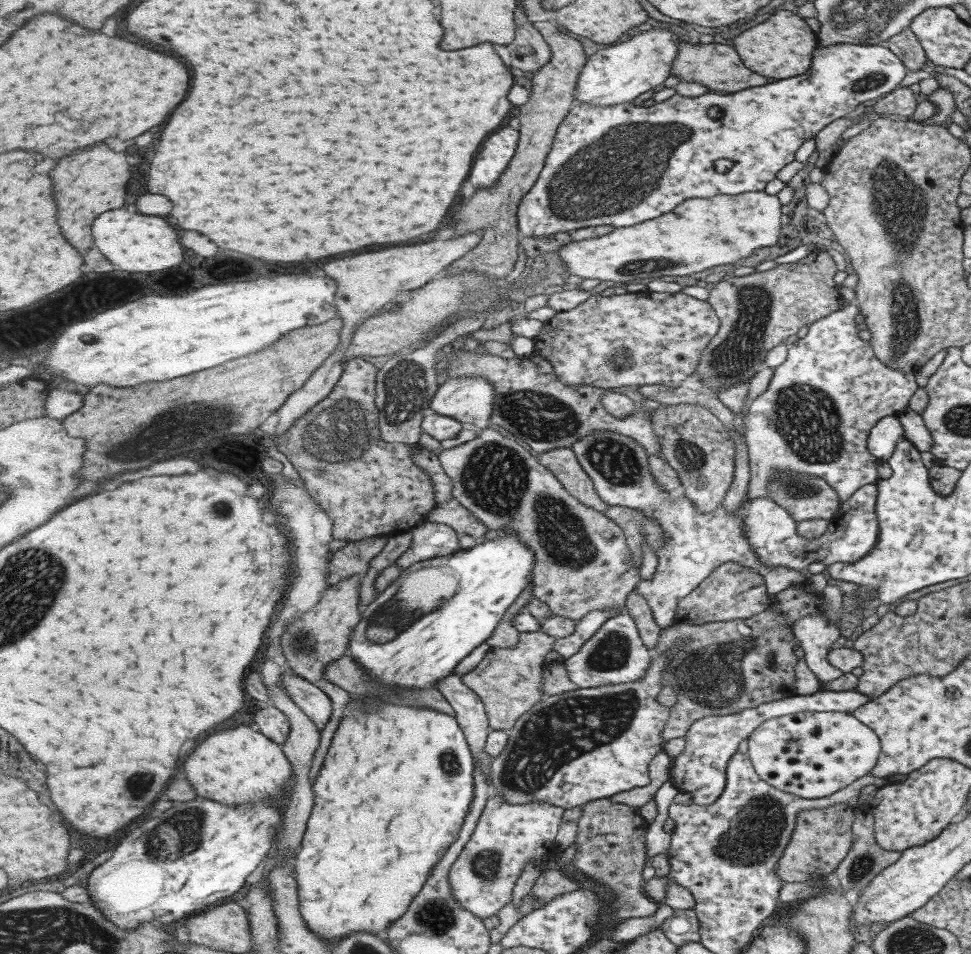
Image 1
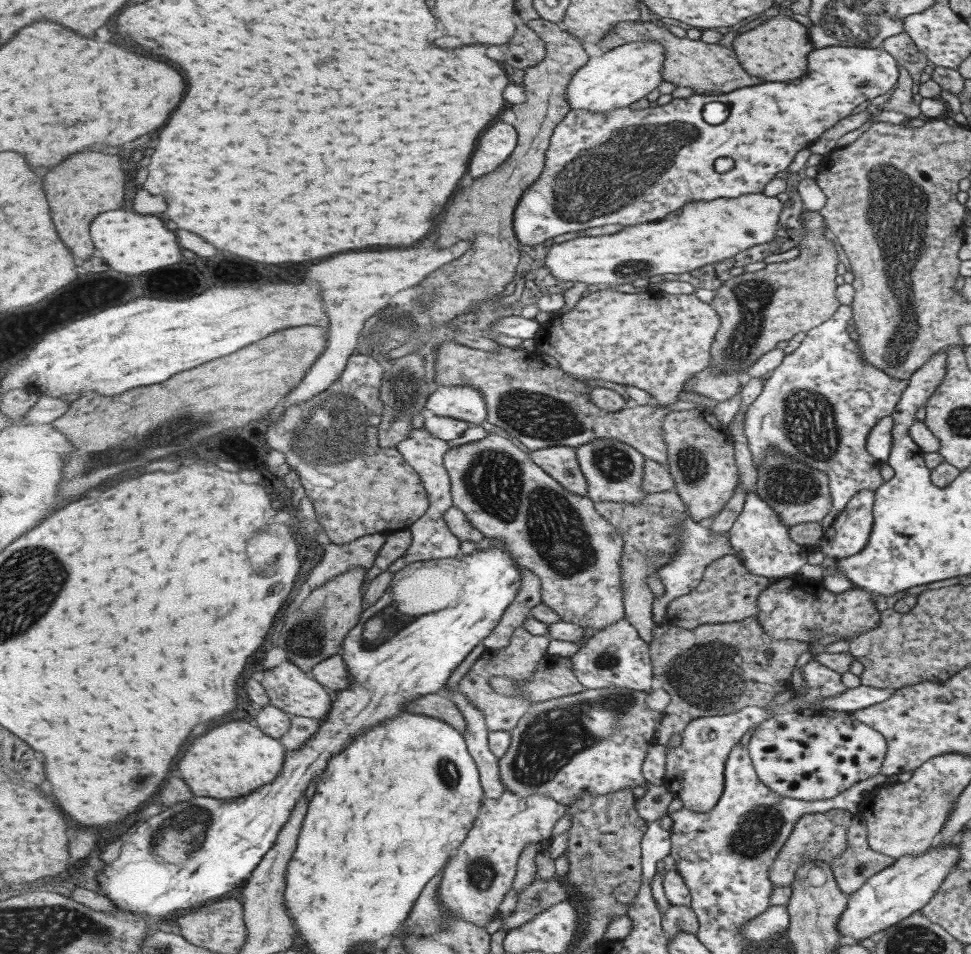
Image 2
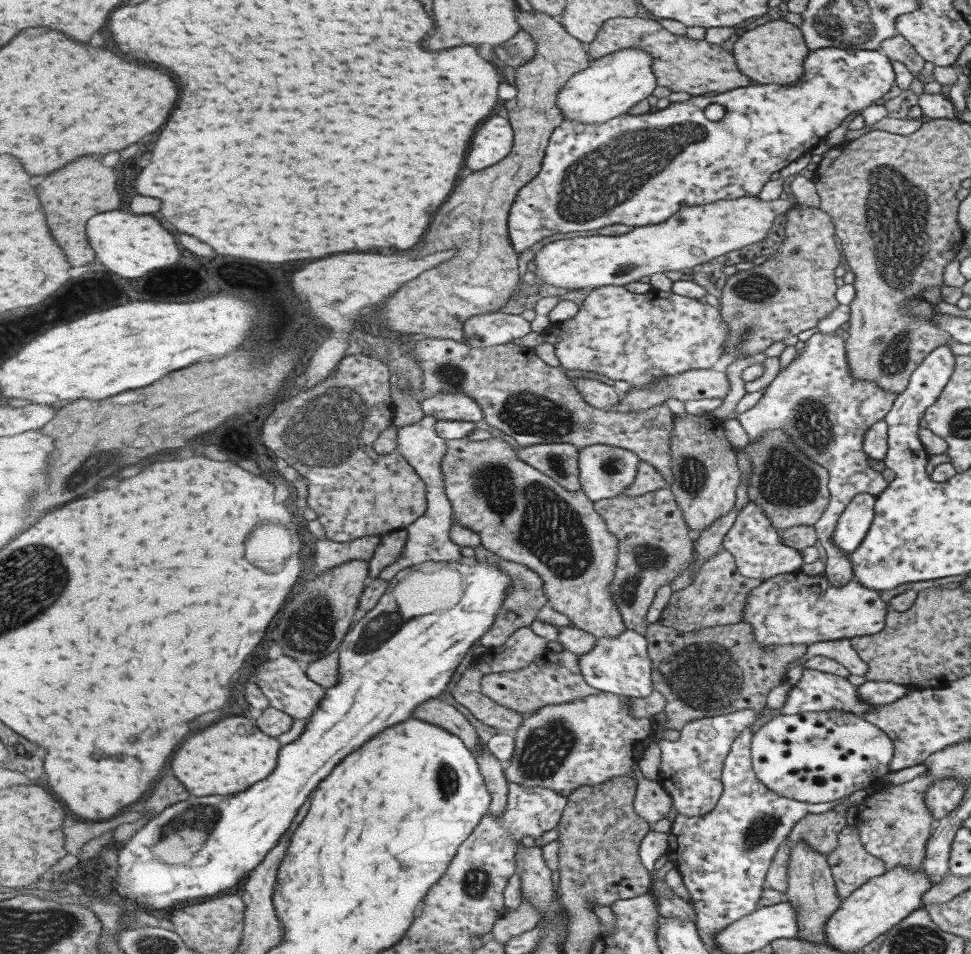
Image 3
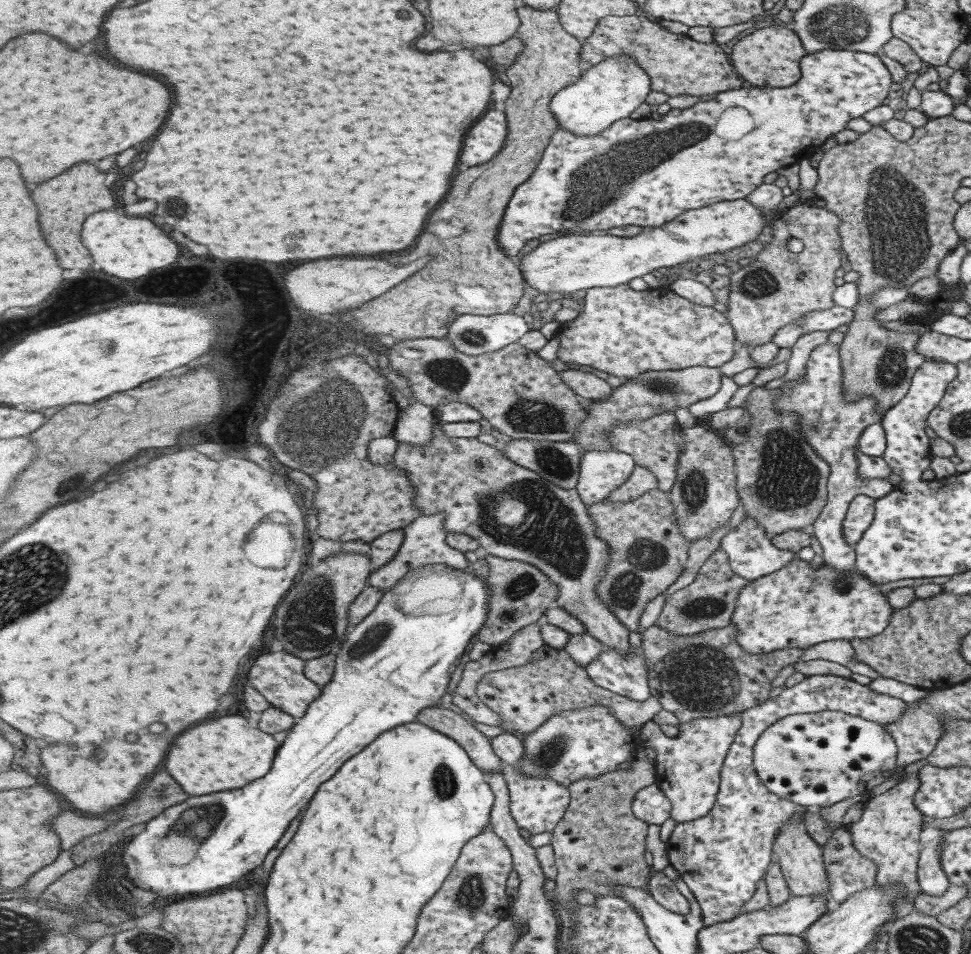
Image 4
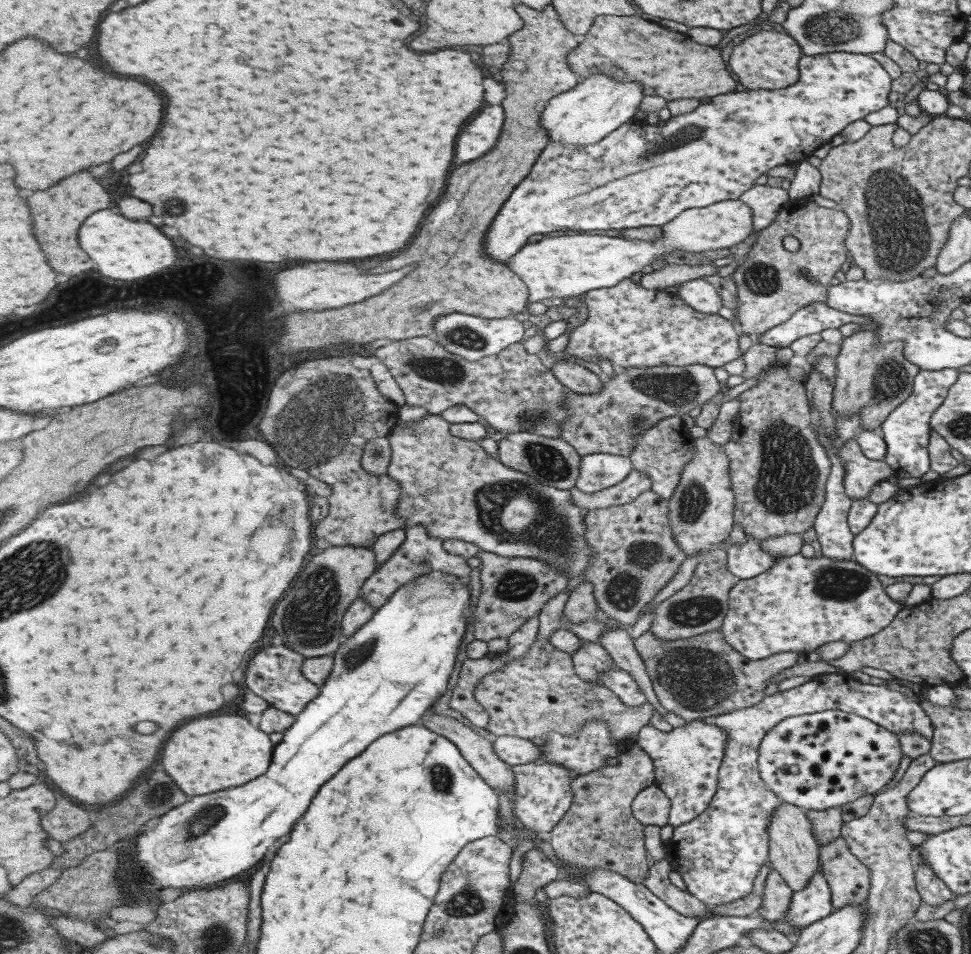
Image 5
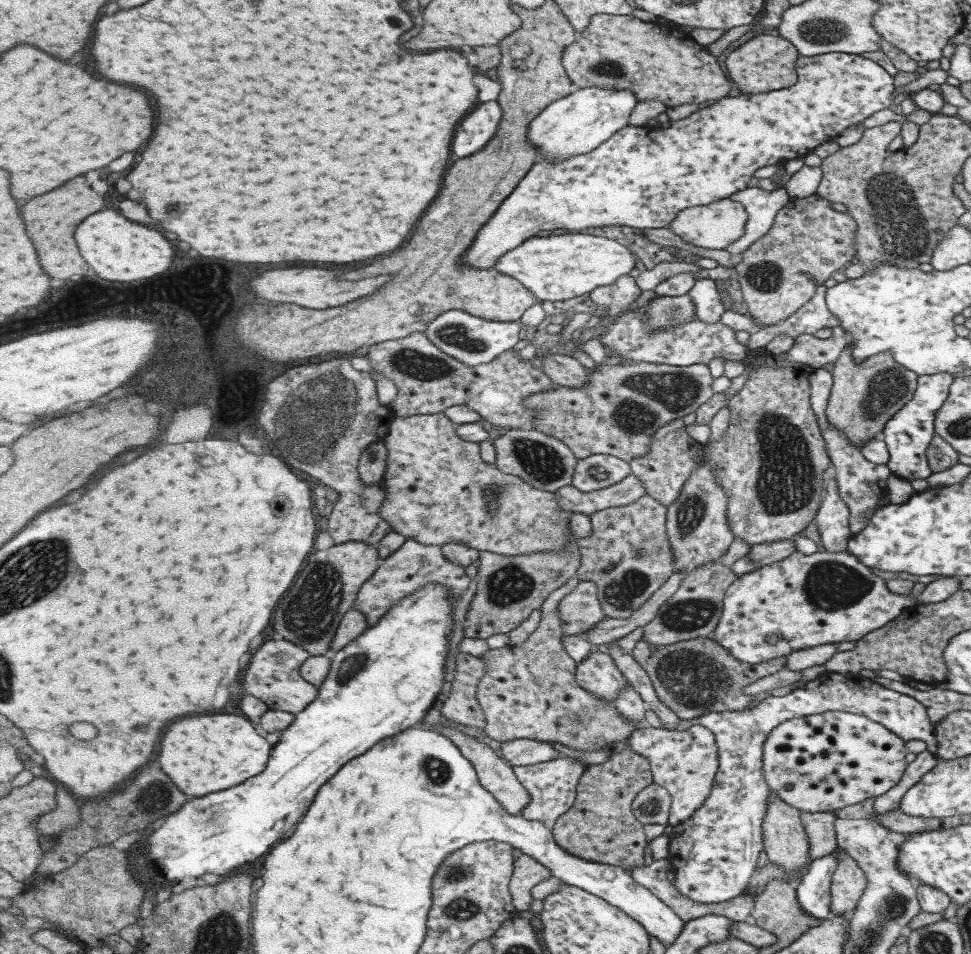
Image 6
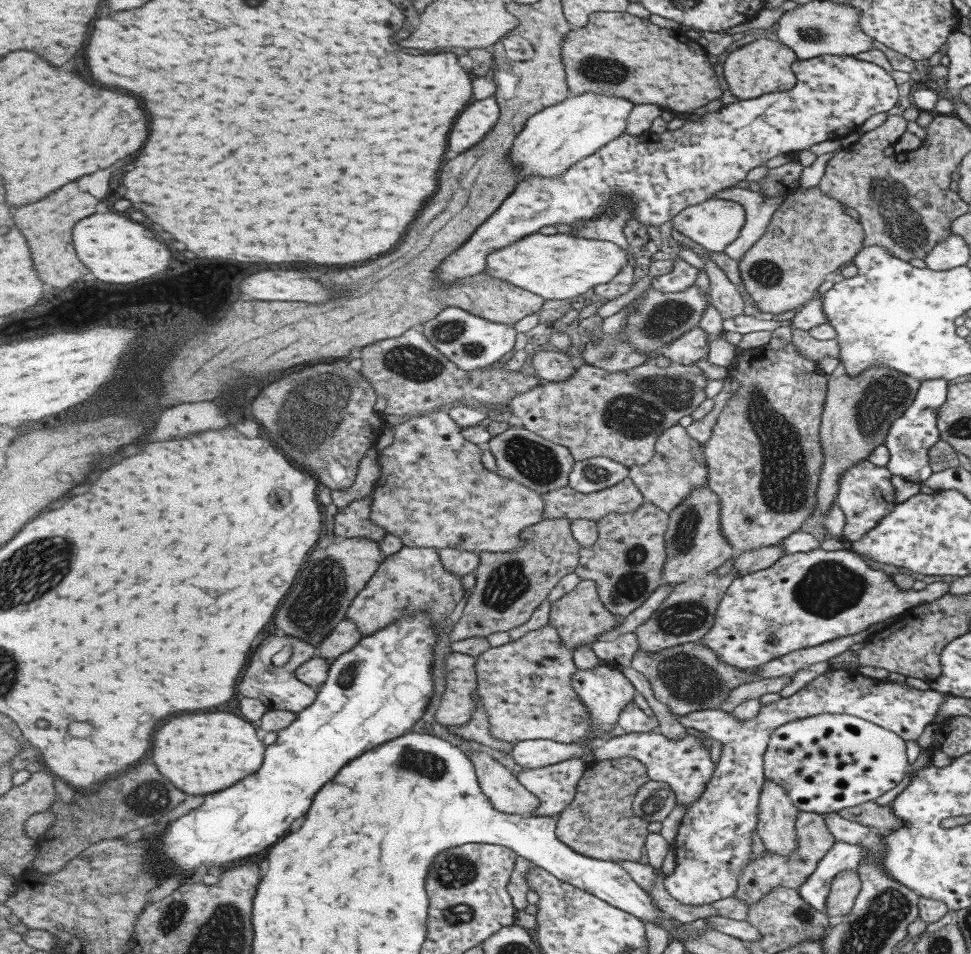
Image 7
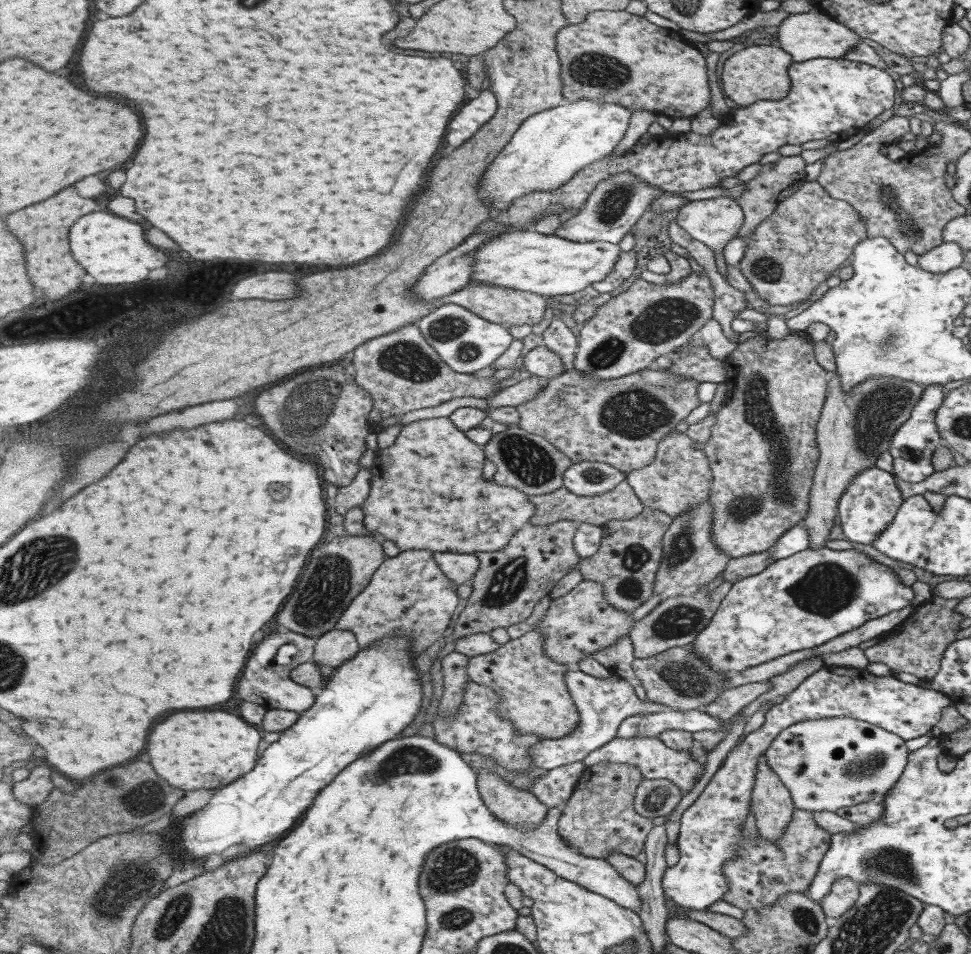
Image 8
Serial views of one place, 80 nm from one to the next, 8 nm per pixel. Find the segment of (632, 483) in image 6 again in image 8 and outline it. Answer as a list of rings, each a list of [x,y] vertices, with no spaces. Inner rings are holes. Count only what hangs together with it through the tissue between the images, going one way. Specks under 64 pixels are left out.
[[[624,481],[622,484],[619,484],[619,487],[614,488],[611,492],[606,492],[605,494],[599,494],[597,496],[579,496],[574,492],[571,492],[567,487],[561,487],[555,492],[550,492],[542,495],[530,495],[530,500],[535,502],[535,512],[534,518],[529,522],[531,525],[537,526],[547,526],[548,524],[555,524],[561,520],[573,520],[579,523],[587,522],[589,524],[595,524],[597,526],[603,526],[608,522],[613,520],[628,520],[639,516],[643,513],[645,505],[643,505],[643,500],[639,498],[635,489],[629,485],[629,482]]]

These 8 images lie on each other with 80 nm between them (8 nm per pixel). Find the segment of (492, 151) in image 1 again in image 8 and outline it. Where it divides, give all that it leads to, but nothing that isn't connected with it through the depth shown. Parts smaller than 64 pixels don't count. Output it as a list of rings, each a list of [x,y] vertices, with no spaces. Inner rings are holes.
[[[485,90],[479,98],[471,100],[457,116],[451,120],[451,128],[447,130],[447,140],[453,146],[461,146],[473,134],[482,130],[498,114],[498,98],[490,90]]]

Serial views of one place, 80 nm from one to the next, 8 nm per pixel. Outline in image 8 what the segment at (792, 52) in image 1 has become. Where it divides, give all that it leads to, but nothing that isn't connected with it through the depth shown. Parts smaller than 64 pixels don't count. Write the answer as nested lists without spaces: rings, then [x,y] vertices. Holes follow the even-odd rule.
[[[749,44],[723,61],[720,75],[722,94],[731,99],[736,107],[747,107],[759,100],[783,99],[790,87],[787,69],[791,63],[791,55],[781,48]]]

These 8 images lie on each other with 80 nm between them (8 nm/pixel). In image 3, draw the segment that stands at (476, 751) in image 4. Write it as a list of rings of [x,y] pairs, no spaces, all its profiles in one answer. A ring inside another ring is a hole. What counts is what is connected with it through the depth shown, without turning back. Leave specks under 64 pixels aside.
[[[442,697],[423,702],[419,708],[415,708],[413,718],[439,726],[458,736],[472,752],[484,748],[483,735],[475,730],[475,726],[455,706],[447,703]]]

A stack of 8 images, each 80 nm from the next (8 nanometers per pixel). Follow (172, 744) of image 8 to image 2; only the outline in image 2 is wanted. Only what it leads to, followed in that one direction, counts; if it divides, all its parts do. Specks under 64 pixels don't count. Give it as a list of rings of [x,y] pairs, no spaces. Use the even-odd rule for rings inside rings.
[[[237,720],[197,738],[177,766],[179,772],[183,772],[183,780],[191,784],[195,796],[231,801],[241,799],[277,779],[285,767],[286,752],[279,740],[259,730],[257,725],[253,726],[253,722]]]

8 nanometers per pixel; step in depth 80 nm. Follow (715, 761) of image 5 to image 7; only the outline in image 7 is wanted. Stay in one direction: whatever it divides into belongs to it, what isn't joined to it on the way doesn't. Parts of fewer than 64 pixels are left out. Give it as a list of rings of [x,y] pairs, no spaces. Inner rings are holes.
[[[660,731],[621,733],[618,737],[608,738],[600,743],[592,754],[594,762],[632,756],[640,760],[646,767],[648,775],[656,781],[668,782],[677,793],[678,804],[686,806],[685,811],[705,791],[706,784],[714,772],[713,763],[709,759],[709,749],[705,749],[700,741],[705,736],[686,736],[683,740],[669,740]]]

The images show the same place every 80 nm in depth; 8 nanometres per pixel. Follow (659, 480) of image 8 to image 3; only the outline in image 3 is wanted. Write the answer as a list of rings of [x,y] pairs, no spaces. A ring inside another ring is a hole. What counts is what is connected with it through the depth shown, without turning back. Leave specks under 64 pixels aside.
[[[421,338],[412,343],[412,354],[422,368],[422,390],[426,398],[437,396],[440,392],[462,392],[477,401],[484,412],[484,420],[504,434],[512,436],[523,446],[535,444],[573,444],[580,448],[597,444],[619,446],[631,450],[641,458],[641,461],[653,464],[663,473],[667,483],[674,482],[673,455],[671,440],[674,437],[675,414],[667,406],[654,406],[649,410],[636,412],[619,412],[616,410],[600,409],[589,404],[575,386],[574,379],[569,378],[562,367],[545,364],[535,349],[528,346],[507,343],[487,348],[473,348],[457,340]]]

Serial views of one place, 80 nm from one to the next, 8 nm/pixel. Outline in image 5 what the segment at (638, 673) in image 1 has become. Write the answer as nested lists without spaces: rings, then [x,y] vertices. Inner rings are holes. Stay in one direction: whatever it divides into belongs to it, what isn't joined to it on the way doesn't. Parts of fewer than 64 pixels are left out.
[[[614,666],[604,670],[600,677],[603,684],[615,692],[627,706],[643,706],[648,702],[647,696],[630,672]]]

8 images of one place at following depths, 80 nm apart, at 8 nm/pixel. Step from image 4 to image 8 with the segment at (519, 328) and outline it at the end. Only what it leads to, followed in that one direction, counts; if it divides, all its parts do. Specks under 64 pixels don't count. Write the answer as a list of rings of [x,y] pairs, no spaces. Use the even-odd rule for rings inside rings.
[[[455,303],[437,307],[429,316],[419,320],[418,325],[439,356],[442,356],[455,372],[463,374],[489,368],[515,341],[508,326],[485,320],[472,310]]]

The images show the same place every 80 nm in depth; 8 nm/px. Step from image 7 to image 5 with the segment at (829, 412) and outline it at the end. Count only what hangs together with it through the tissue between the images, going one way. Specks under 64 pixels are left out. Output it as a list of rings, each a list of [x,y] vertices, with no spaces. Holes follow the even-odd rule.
[[[859,331],[842,339],[840,349],[834,358],[835,374],[832,386],[832,410],[836,414],[858,414],[860,420],[859,430],[878,430],[885,417],[899,406],[911,394],[914,376],[918,368],[907,362],[902,355],[902,342],[878,342],[874,331]]]

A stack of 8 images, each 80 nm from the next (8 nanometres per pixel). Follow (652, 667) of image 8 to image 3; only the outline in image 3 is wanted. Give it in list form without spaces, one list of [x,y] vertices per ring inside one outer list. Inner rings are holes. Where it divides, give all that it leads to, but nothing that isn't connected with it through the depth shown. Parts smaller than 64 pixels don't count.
[[[660,622],[650,624],[646,634],[648,652],[653,664],[654,690],[665,695],[667,722],[658,727],[659,739],[666,730],[680,730],[687,724],[706,717],[722,716],[745,708],[761,711],[769,689],[785,681],[785,665],[799,658],[805,651],[803,644],[759,646],[754,641],[750,624],[739,622],[681,632]]]

